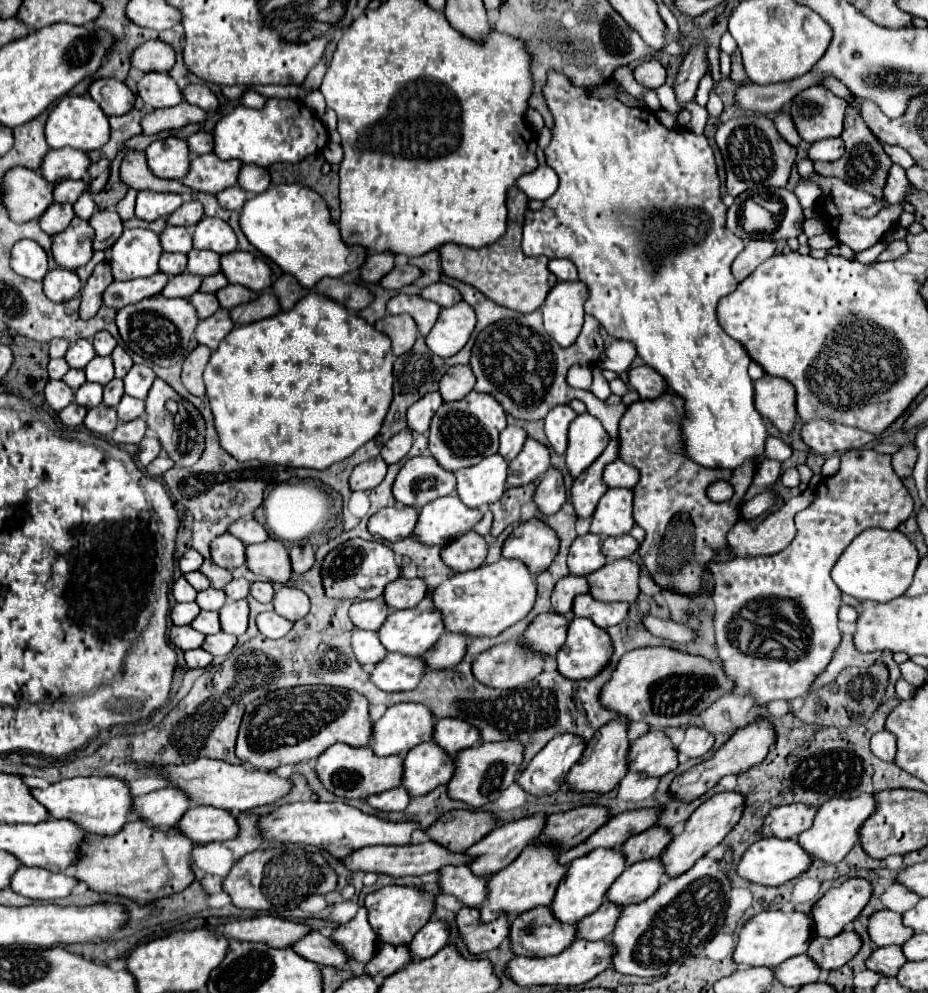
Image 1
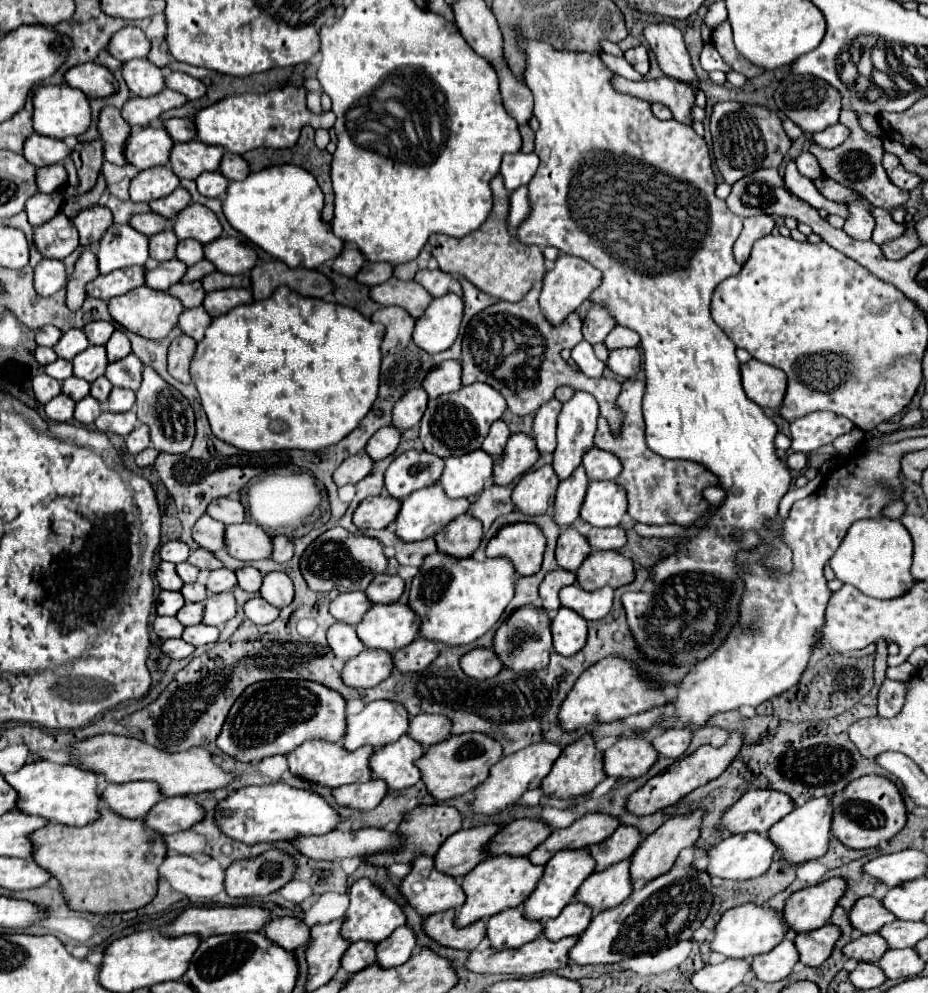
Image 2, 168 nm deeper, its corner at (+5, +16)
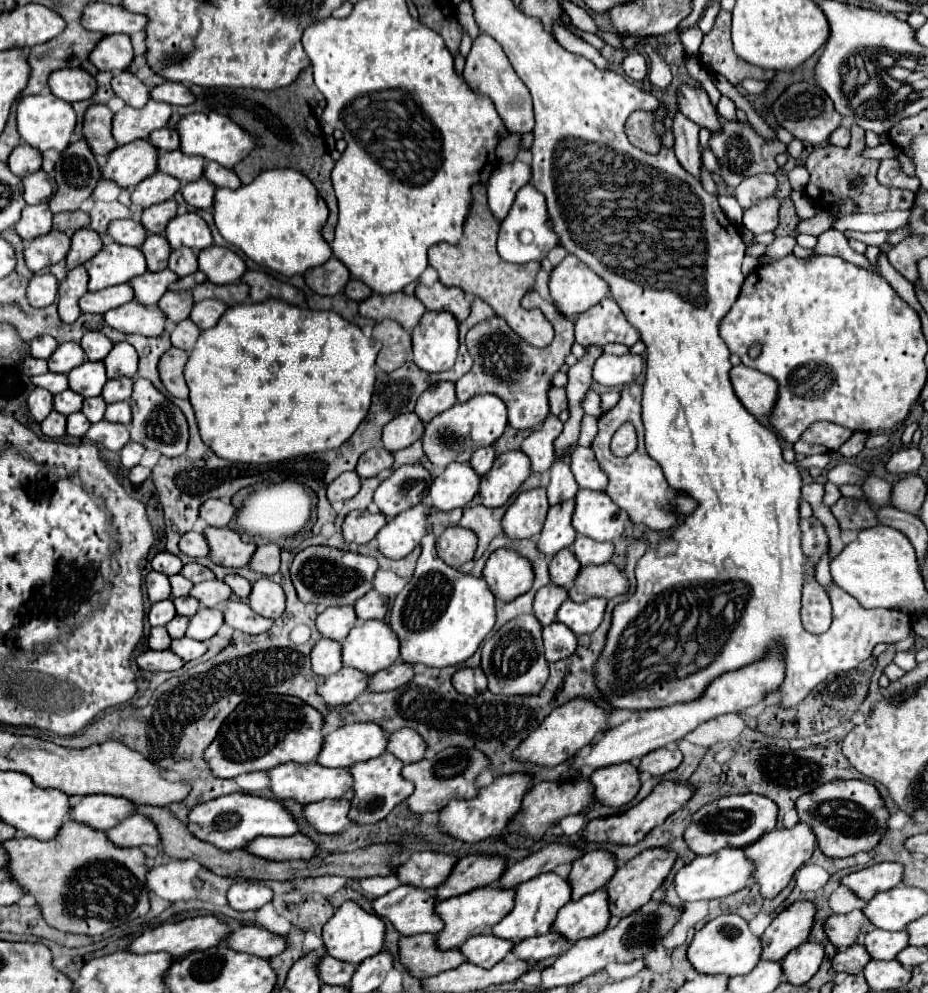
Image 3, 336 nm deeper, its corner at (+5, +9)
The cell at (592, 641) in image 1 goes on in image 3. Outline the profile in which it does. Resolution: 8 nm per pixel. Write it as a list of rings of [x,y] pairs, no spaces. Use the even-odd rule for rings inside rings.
[[[553,621],[543,629],[543,643],[547,661],[559,661],[573,655],[577,647],[577,637],[561,621]]]

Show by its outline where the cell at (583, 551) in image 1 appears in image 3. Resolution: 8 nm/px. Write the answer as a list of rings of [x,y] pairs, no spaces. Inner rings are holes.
[[[563,549],[549,563],[551,583],[567,589],[573,585],[579,569],[581,569],[581,565],[577,565],[577,557],[569,549]]]

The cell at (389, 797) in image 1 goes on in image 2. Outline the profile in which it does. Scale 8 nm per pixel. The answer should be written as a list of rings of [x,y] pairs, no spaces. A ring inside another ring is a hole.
[[[369,780],[363,784],[333,788],[333,796],[341,806],[349,806],[355,810],[373,810],[387,796],[387,792],[381,780]]]

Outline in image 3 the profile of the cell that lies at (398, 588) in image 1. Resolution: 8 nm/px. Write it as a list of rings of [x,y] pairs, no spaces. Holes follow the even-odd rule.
[[[369,591],[355,603],[355,613],[361,621],[383,619],[387,613],[387,599],[377,595],[377,591]]]

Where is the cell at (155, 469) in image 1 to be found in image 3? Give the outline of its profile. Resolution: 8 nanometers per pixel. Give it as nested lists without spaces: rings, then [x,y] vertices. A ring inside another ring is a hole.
[[[137,465],[137,467],[133,467],[133,469],[129,471],[129,481],[131,481],[133,485],[141,485],[149,475],[151,475],[151,469]]]

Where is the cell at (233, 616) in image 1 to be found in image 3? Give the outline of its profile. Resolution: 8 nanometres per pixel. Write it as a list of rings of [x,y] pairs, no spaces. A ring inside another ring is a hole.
[[[199,607],[199,611],[189,621],[185,635],[195,641],[207,641],[217,633],[221,625],[223,625],[223,613],[219,609]]]

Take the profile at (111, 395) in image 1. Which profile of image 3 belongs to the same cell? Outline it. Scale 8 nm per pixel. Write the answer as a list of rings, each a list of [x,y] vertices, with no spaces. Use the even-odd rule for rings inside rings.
[[[89,397],[83,401],[83,409],[81,413],[85,417],[89,417],[91,423],[97,423],[103,419],[103,413],[105,413],[105,401],[101,397]]]

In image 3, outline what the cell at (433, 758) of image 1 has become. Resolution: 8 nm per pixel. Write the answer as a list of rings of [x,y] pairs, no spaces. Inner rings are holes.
[[[379,755],[375,759],[369,759],[365,763],[355,763],[349,773],[353,775],[353,799],[349,809],[349,819],[357,825],[371,825],[381,819],[385,819],[395,805],[399,805],[403,799],[407,799],[413,793],[413,783],[407,779],[401,779],[401,767],[403,763],[393,755]]]

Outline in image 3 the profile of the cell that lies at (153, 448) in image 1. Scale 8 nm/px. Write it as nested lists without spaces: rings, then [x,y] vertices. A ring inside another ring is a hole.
[[[129,441],[129,443],[121,449],[121,463],[123,463],[127,469],[131,469],[131,467],[139,465],[143,453],[145,453],[145,447],[141,447],[141,445]]]

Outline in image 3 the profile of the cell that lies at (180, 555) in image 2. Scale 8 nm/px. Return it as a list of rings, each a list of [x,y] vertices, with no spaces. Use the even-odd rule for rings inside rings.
[[[167,551],[157,553],[153,557],[153,569],[159,571],[159,573],[163,573],[163,575],[175,575],[175,573],[181,571],[181,567],[183,567],[181,559],[175,557],[175,555],[171,555],[171,553],[167,553]]]

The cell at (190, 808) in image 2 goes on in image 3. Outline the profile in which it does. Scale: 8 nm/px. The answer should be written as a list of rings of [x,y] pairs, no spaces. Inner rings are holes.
[[[129,815],[117,827],[107,831],[109,841],[117,847],[141,847],[141,845],[159,845],[159,835],[153,823],[143,815]]]

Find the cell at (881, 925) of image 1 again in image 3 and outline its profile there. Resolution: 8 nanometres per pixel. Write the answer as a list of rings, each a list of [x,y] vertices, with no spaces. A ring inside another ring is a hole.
[[[855,909],[845,915],[831,915],[823,923],[823,929],[825,929],[827,939],[833,943],[833,947],[843,949],[843,947],[851,947],[855,943],[859,929],[867,923],[869,921],[865,921],[865,915]]]

